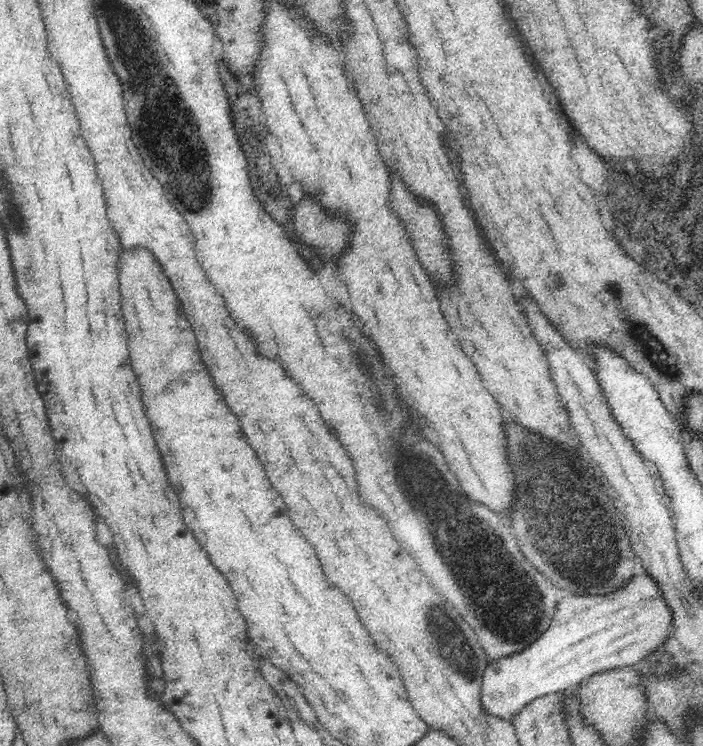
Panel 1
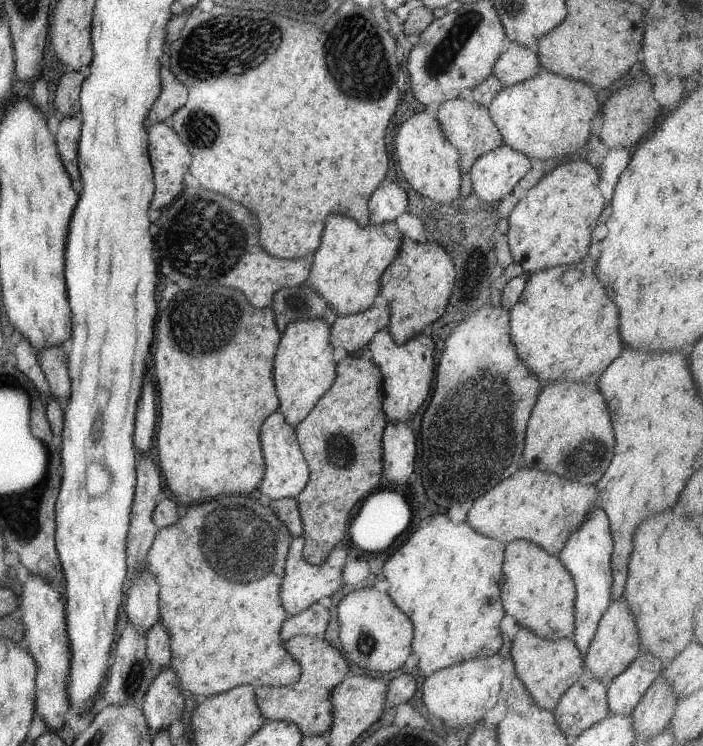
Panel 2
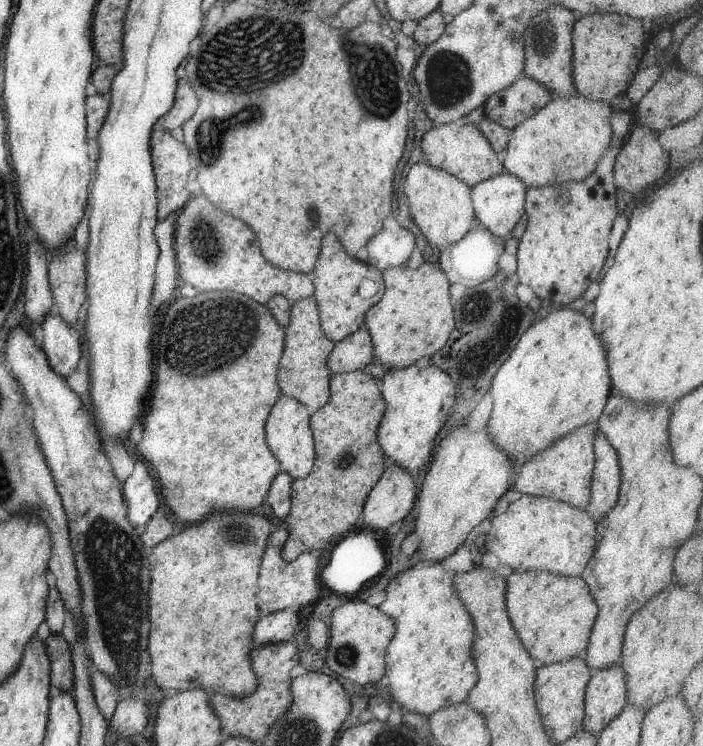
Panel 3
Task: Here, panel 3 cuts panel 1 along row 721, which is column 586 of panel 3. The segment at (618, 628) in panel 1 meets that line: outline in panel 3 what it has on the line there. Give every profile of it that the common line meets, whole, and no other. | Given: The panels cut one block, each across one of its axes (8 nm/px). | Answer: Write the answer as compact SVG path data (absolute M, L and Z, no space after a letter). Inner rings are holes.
M599 430L594 451L596 461L591 481L589 504L585 512L598 524L616 506L621 484L621 471L617 453Z

